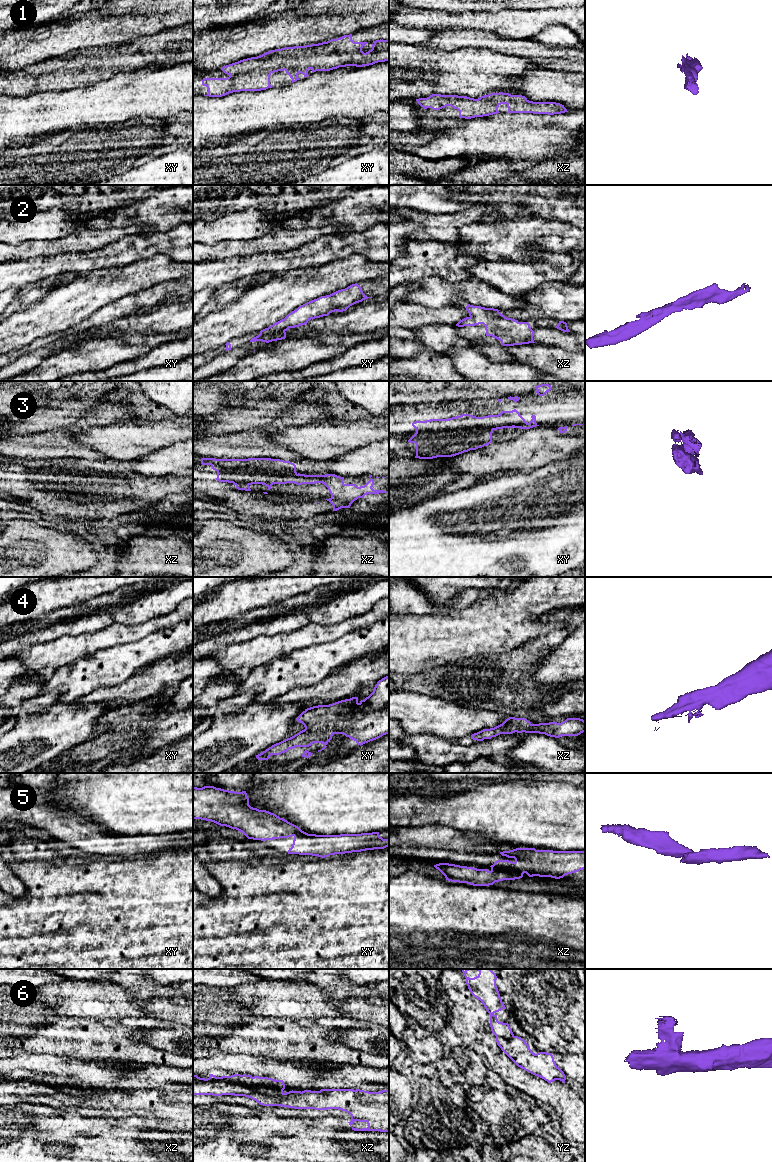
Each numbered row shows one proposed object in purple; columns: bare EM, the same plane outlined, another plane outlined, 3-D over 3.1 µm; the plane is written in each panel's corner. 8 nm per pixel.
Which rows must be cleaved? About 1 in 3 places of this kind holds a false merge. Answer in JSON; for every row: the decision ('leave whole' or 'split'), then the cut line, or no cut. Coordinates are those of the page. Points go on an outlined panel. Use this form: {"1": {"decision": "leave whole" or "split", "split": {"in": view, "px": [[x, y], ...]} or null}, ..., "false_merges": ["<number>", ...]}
{"1": {"decision": "leave whole", "split": null}, "2": {"decision": "leave whole", "split": null}, "3": {"decision": "leave whole", "split": null}, "4": {"decision": "leave whole", "split": null}, "5": {"decision": "leave whole", "split": null}, "6": {"decision": "split", "split": {"in": "xz", "px": [[255, 1087], [273, 1086], [282, 1092]]}}, "false_merges": ["6"]}

